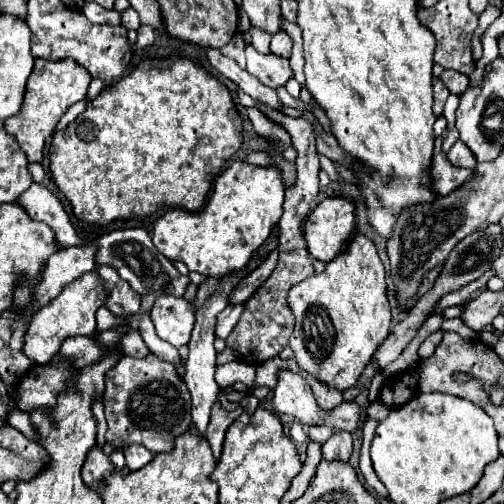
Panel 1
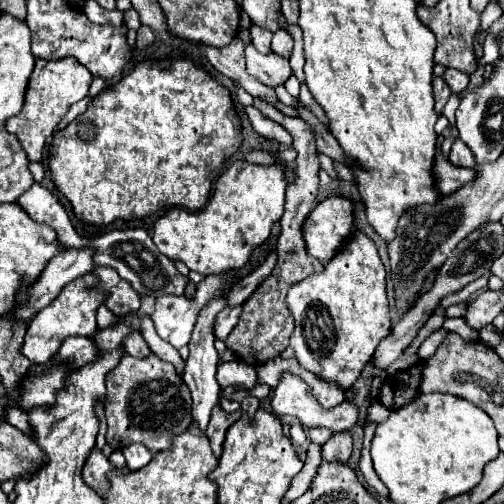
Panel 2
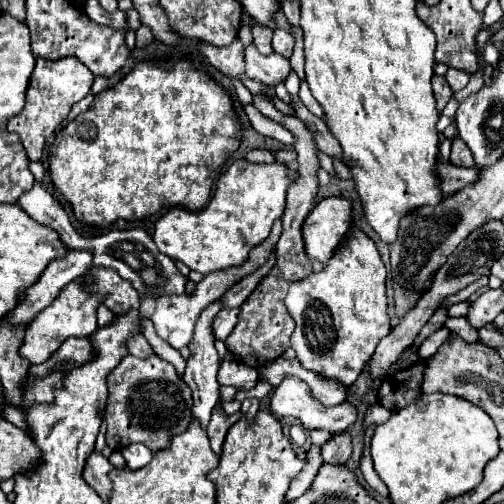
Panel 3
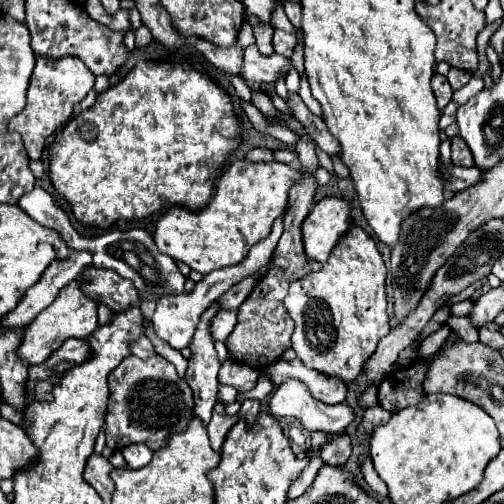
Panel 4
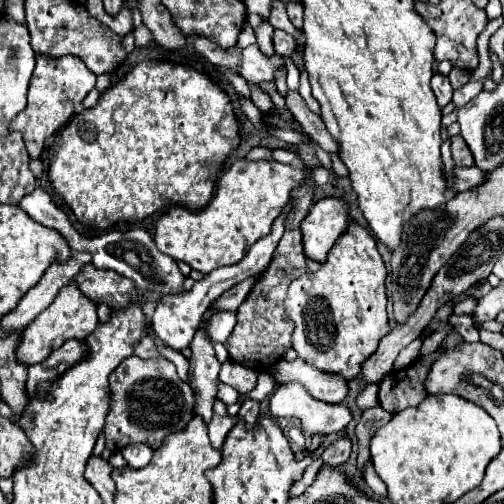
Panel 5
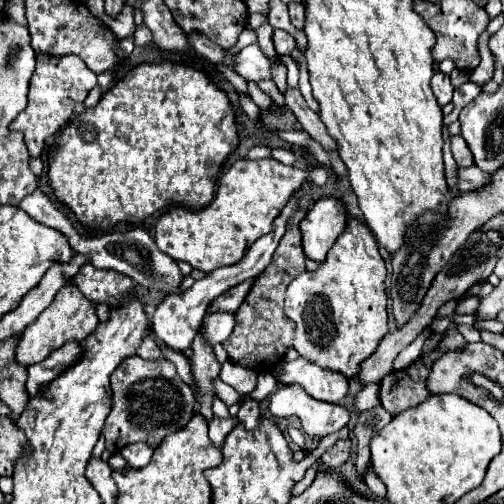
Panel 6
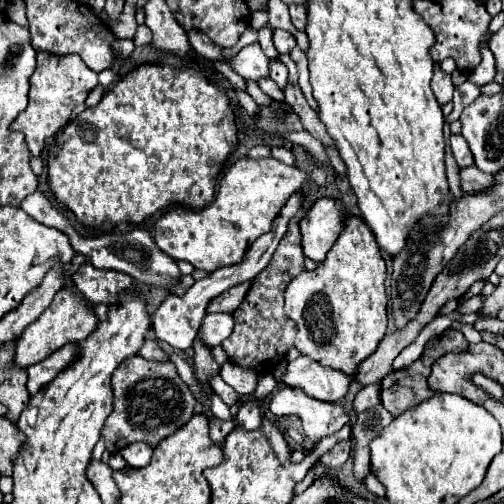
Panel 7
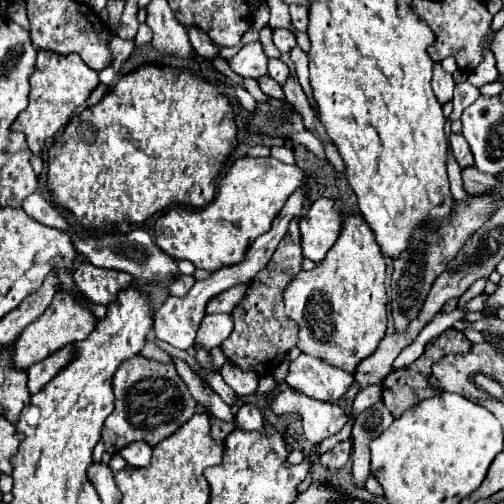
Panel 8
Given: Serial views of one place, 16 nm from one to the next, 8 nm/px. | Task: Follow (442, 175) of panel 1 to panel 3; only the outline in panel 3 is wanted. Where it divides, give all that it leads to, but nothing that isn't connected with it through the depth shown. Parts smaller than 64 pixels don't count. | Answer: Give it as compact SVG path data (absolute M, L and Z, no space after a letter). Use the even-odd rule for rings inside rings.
M442 160L438 162L438 174L442 178L442 190L448 194L470 186L472 182L476 182L480 178L478 168L460 168L460 166L452 166L452 164L446 166Z

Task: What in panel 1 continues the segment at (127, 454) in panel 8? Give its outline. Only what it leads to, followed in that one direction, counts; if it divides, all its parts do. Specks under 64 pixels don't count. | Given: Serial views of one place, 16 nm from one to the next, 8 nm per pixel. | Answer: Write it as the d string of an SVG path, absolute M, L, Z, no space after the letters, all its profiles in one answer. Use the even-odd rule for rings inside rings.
M132 444L132 446L124 448L124 456L126 456L126 466L130 470L140 470L154 458L154 454L148 452L148 448L144 448L142 444Z

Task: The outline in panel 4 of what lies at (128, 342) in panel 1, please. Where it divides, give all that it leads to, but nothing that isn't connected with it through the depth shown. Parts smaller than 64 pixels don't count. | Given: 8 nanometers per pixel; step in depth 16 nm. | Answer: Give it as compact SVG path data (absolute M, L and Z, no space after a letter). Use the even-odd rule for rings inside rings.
M142 336L140 340L136 340L136 344L132 344L132 354L138 356L138 358L152 358L152 356L158 356L156 350L154 350L154 346L152 346L152 342L150 342L146 336Z

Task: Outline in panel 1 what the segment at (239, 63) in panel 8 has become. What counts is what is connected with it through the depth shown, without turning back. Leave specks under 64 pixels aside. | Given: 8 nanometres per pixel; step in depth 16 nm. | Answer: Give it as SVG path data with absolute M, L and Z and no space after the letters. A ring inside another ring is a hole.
M252 44L246 46L246 70L248 74L256 76L262 84L270 88L284 86L292 76L292 68L286 58L272 56L272 54L264 56Z

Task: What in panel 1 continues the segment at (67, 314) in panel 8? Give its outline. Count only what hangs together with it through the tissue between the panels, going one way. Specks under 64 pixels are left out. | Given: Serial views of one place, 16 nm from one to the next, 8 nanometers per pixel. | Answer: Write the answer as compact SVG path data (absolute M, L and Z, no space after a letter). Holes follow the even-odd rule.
M88 272L80 278L76 278L72 284L68 284L60 296L56 296L48 306L38 310L34 318L30 320L24 348L22 352L34 362L34 364L46 364L58 350L60 344L70 336L92 336L96 332L96 310L104 304L106 292L100 286L100 278L96 272Z

